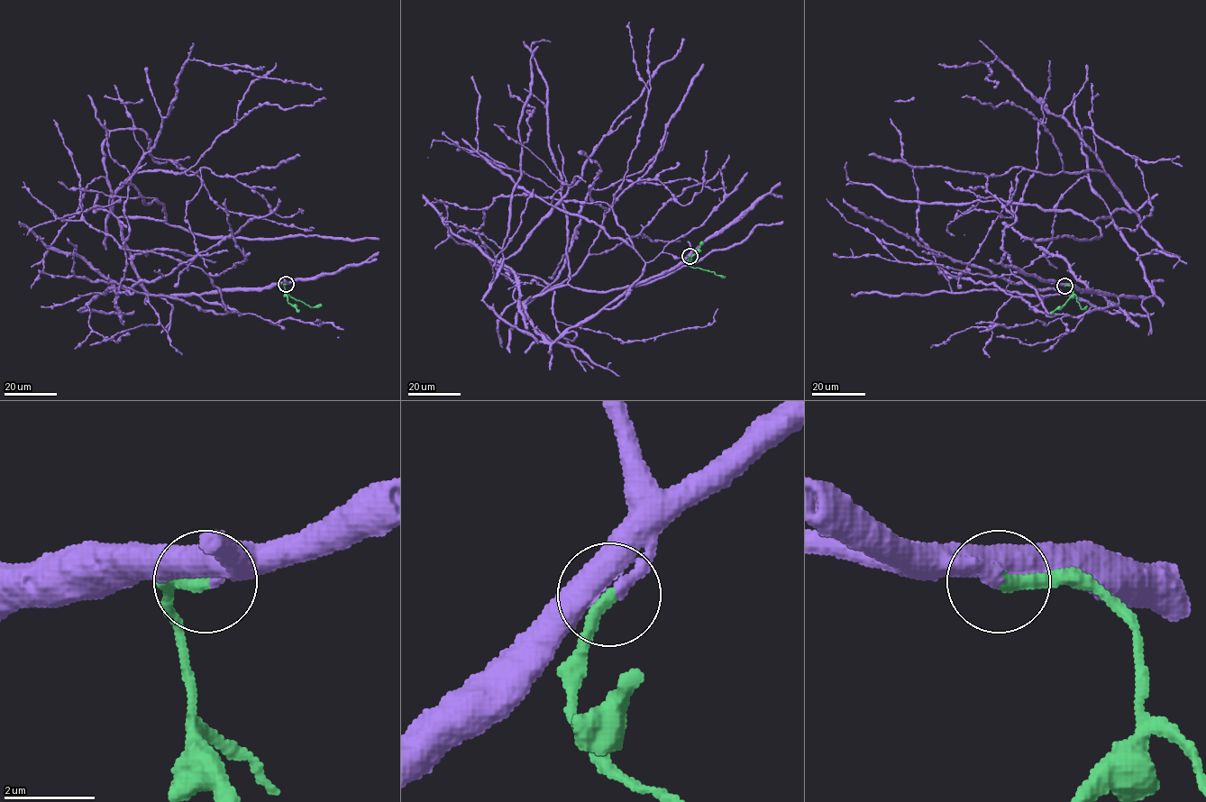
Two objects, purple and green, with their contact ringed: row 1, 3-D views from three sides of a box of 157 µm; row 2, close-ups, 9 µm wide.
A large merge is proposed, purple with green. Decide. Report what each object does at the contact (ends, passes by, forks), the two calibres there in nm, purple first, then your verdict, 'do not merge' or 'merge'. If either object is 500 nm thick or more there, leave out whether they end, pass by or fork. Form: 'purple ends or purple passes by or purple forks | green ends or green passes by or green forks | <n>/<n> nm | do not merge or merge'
purple passes by | green ends | 380/300 nm | merge

